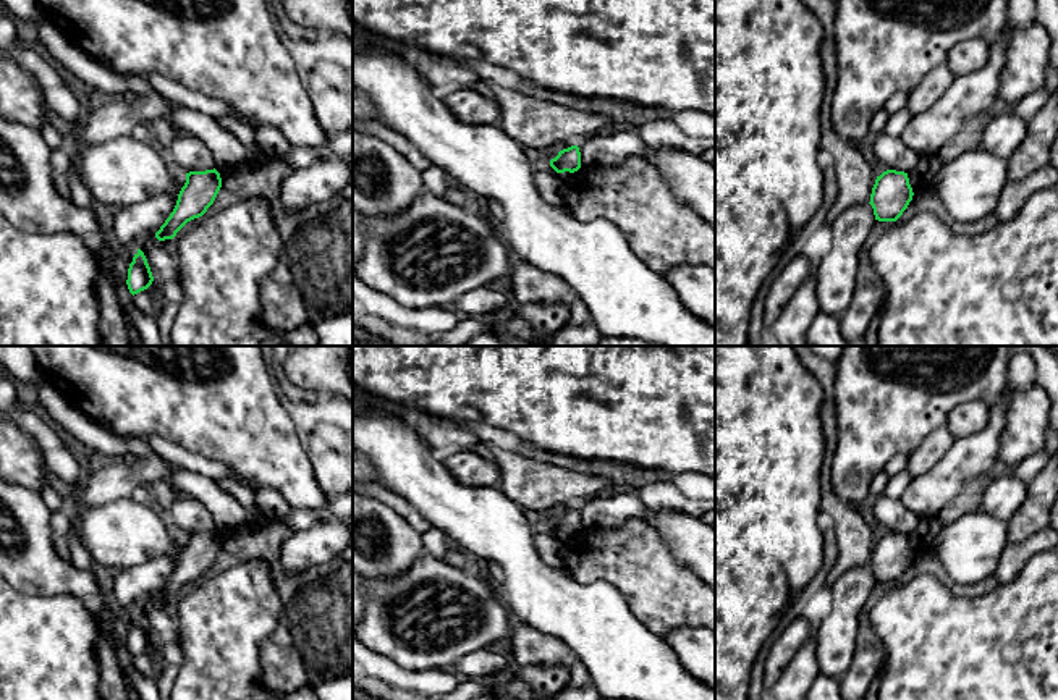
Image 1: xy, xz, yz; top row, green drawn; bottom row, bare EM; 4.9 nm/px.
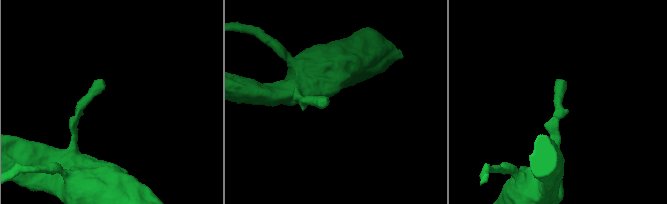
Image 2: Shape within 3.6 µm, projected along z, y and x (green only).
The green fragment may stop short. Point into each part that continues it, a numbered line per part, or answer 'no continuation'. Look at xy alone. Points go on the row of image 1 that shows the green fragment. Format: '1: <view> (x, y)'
no continuation

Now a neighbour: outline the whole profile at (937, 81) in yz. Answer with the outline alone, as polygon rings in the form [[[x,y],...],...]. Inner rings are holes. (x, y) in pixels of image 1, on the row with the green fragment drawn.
[[[946,63],[930,70],[919,86],[908,94],[906,110],[916,116],[929,110],[953,86],[954,74]]]

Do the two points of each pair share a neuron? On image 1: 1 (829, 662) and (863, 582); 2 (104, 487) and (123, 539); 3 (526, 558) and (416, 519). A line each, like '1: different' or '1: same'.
1: same
2: different
3: different

